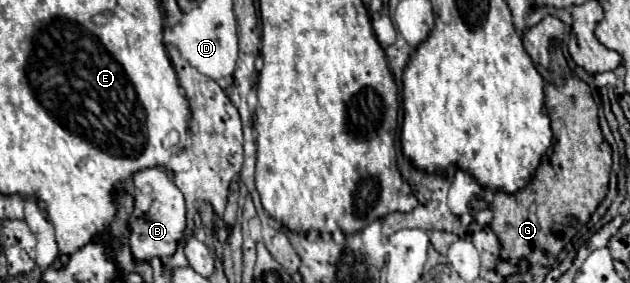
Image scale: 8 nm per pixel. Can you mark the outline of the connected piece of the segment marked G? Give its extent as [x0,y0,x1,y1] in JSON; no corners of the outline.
[490,17,612,267]

